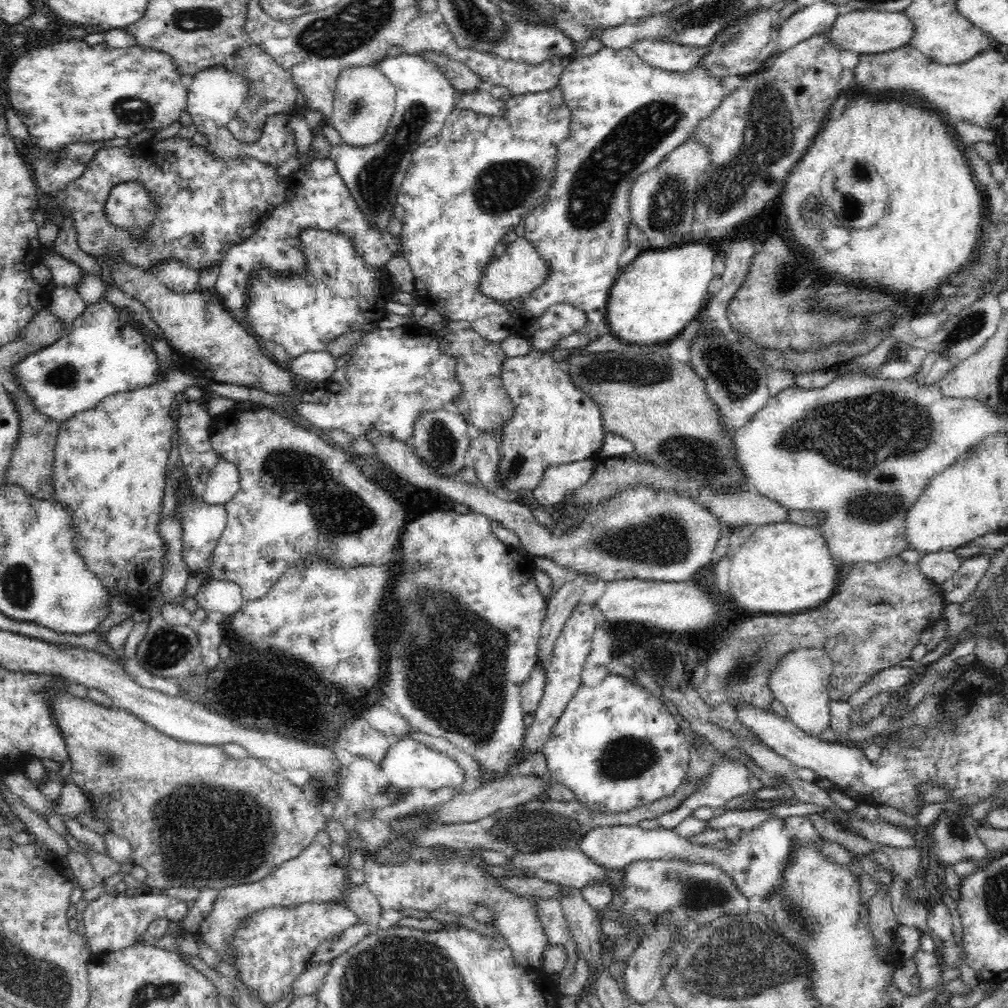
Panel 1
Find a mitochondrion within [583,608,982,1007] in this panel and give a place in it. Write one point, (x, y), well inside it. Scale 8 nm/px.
(728, 966)

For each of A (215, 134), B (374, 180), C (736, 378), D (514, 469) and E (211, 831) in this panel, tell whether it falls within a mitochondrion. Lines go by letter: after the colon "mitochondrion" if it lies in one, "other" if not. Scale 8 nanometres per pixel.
A: other
B: mitochondrion
C: mitochondrion
D: mitochondrion
E: mitochondrion

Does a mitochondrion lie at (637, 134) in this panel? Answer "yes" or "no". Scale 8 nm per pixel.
yes

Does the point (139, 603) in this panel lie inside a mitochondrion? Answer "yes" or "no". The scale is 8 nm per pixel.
no

